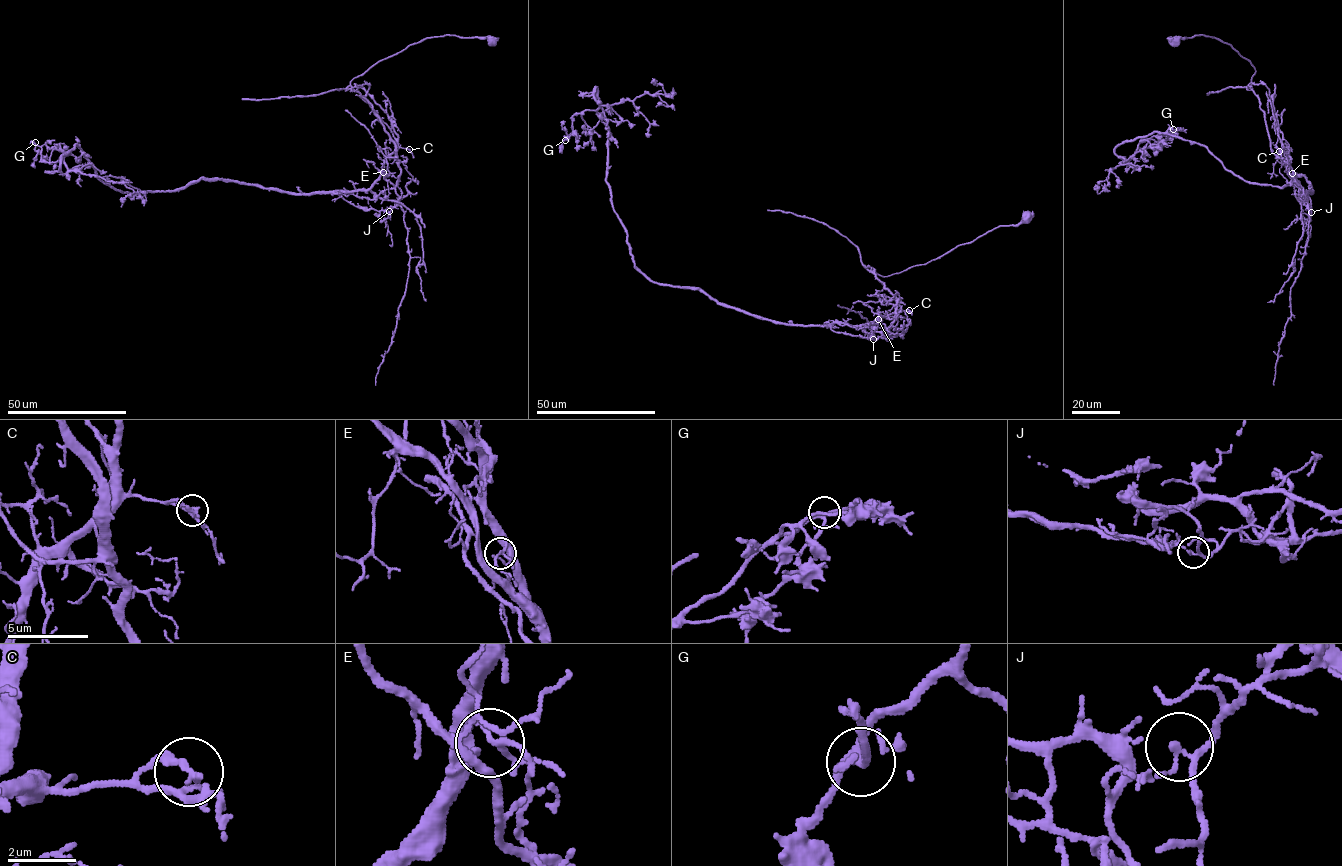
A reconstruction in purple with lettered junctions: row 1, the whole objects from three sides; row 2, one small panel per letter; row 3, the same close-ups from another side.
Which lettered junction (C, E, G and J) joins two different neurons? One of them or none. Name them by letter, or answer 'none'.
J

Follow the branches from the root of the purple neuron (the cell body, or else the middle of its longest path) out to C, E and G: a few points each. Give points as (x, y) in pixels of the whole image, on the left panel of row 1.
C: (490, 41), (426, 37), (350, 82), (371, 105), (397, 159), (399, 148), (409, 149)
E: (490, 41), (426, 37), (350, 82), (395, 145), (397, 159), (391, 153), (383, 172)
G: (490, 41), (426, 37), (350, 82), (397, 159), (365, 190), (124, 193), (77, 144), (63, 173), (35, 142)

